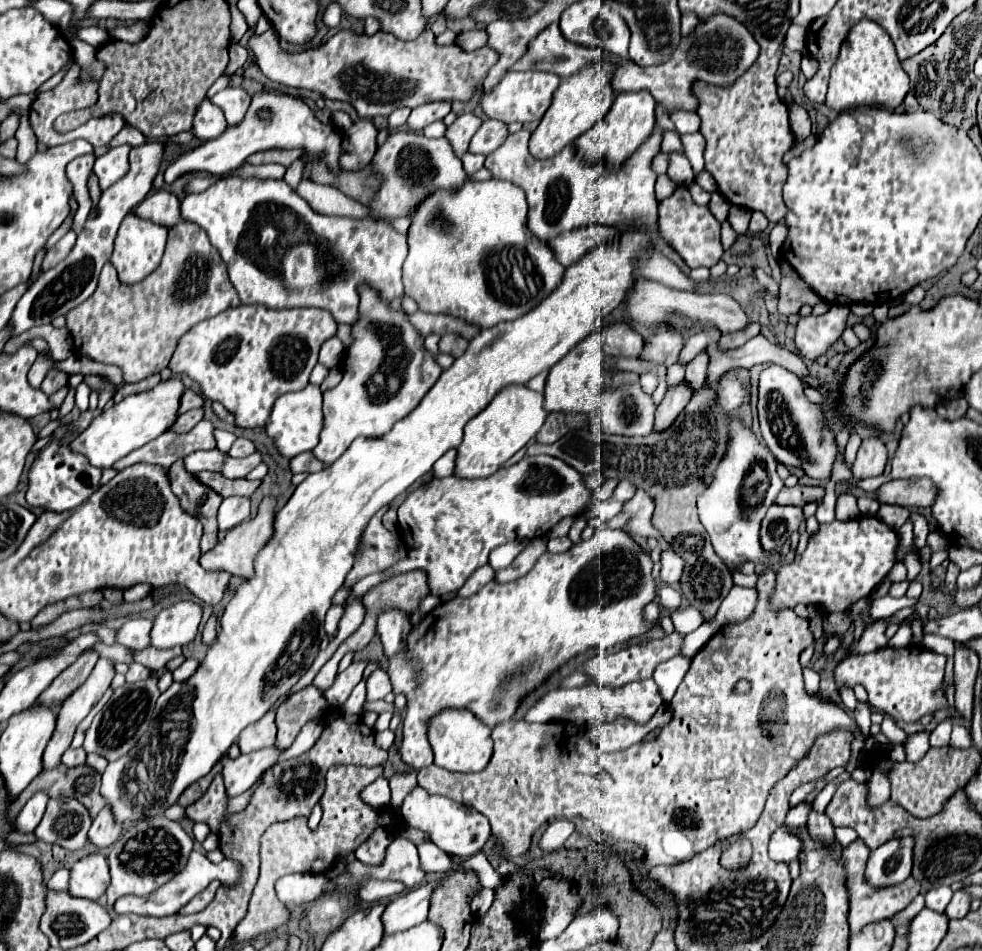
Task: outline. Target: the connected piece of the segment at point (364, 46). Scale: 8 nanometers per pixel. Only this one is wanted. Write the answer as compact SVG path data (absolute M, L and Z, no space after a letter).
M268 29L260 37L252 35L250 47L260 71L270 81L316 91L326 99L346 101L360 117L368 119L376 115L386 117L400 107L414 109L430 101L468 101L474 89L482 87L486 71L498 61L498 55L494 55L490 47L466 53L458 45L436 45L430 29L414 41L400 41L384 31L378 31L372 37L340 31L318 49L300 53L280 51L276 31Z

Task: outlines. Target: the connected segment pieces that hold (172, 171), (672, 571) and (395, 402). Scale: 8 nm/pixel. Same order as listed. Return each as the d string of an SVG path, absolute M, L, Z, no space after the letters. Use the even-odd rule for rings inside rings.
M256 93L252 97L250 111L246 113L244 121L228 127L218 139L206 141L204 147L198 147L196 151L188 151L184 159L176 159L166 167L164 181L166 185L174 183L178 177L186 173L210 173L210 175L220 175L226 171L232 171L240 167L252 153L258 151L268 151L268 149L298 149L302 147L304 153L314 153L322 155L316 161L326 161L334 173L340 171L338 167L338 155L340 155L340 135L332 131L330 127L322 125L312 109L298 97L288 97L288 95L270 95L270 93ZM260 111L268 111L270 117L262 119Z
M664 551L662 553L662 571L660 571L660 579L666 585L676 585L680 581L680 575L684 571L684 559L680 555L676 555L674 551Z
M366 287L360 293L364 317L358 327L352 327L354 345L342 359L342 381L334 389L324 391L324 425L320 443L312 451L326 465L334 463L356 437L386 435L396 421L416 409L442 373L436 357L424 351L424 339L406 323L402 311L390 311L388 303L382 303Z

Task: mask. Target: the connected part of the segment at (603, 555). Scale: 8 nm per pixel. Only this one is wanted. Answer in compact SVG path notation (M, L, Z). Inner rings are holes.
M606 527L606 531L594 531L594 535L588 541L580 541L576 545L572 545L566 553L556 553L550 555L548 551L536 561L536 565L530 569L530 573L526 573L524 577L520 577L518 581L510 581L510 583L496 583L494 579L484 585L476 595L472 597L454 597L442 605L438 605L434 611L430 611L420 623L416 623L406 639L406 645L400 653L396 653L394 657L388 659L388 667L386 673L392 681L392 691L394 695L402 693L406 695L406 715L402 719L402 743L400 743L400 759L410 765L412 769L419 770L427 767L434 761L434 755L430 743L428 743L428 735L426 735L426 723L430 721L432 715L438 715L442 709L468 709L472 711L482 723L486 723L490 729L494 729L496 725L510 721L518 709L518 705L522 703L522 699L532 693L534 689L538 689L540 685L544 685L548 681L548 677L558 671L564 663L568 663L570 659L574 659L576 655L588 651L588 649L596 649L596 647L616 647L620 643L628 643L630 639L636 639L644 633L648 633L654 623L646 621L642 611L644 607L656 597L656 581L652 577L652 559L650 555L624 531L624 529L610 529Z

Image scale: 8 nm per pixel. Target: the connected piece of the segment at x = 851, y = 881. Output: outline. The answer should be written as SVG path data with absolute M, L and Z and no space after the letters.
M860 839L844 849L844 863L846 863L846 871L848 871L848 891L850 891L848 921L850 921L850 931L852 933L860 931L866 923L876 923L876 921L894 917L896 913L906 909L910 905L910 901L920 893L920 883L914 881L914 877L908 877L906 881L902 881L898 885L892 885L892 887L872 887L870 883L866 883L864 869L866 869L868 855L870 855L870 849Z

